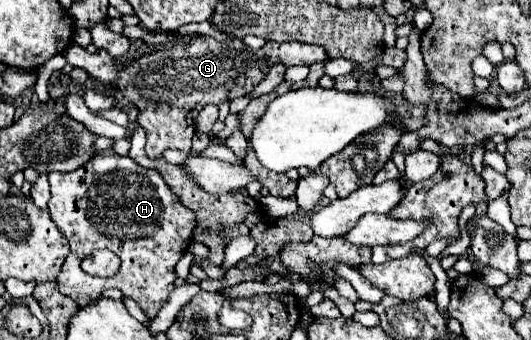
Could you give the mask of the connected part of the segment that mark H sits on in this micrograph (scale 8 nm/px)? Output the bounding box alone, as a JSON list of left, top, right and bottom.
[48,150,196,320]

